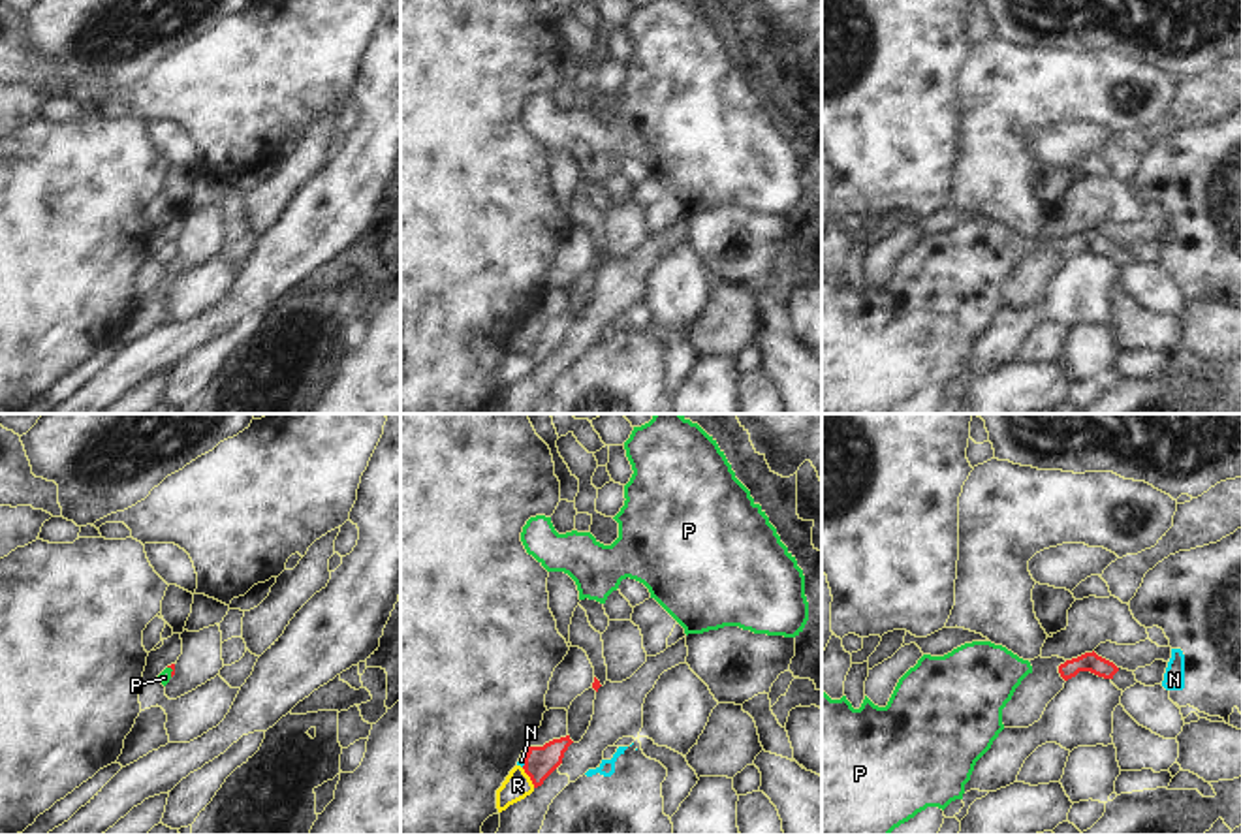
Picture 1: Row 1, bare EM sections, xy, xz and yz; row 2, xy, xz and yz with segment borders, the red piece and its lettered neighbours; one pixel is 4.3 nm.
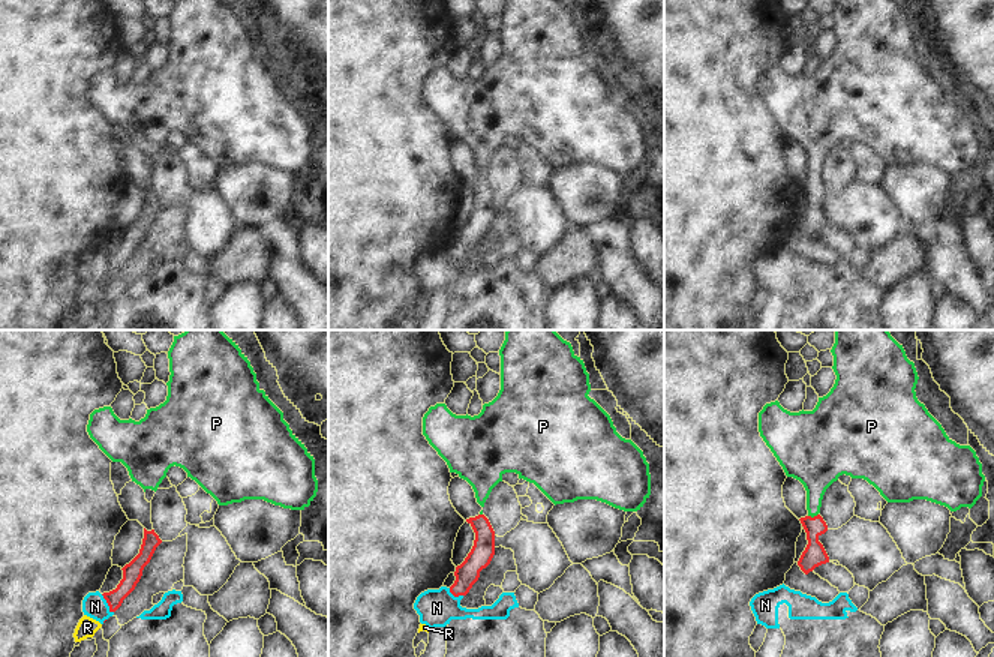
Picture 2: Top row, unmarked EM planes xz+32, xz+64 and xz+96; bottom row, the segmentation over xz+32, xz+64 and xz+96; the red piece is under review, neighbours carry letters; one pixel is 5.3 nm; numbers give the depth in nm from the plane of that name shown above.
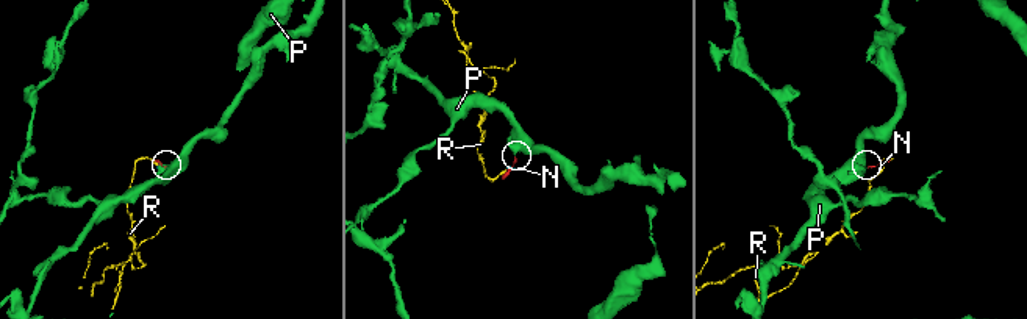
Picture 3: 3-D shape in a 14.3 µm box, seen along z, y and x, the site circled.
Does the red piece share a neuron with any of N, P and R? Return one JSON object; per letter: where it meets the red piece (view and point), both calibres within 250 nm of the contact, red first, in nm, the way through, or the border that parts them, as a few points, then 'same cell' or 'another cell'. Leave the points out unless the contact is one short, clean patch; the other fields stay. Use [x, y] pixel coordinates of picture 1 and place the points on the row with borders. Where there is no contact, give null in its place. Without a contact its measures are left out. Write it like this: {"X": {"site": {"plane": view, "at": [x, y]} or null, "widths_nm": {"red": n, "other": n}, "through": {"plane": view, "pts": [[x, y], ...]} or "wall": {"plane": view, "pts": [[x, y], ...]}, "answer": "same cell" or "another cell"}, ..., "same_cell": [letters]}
{"N": {"site": {"plane": "xz", "at": [525, 758]}, "widths_nm": {"red": 140, "other": 30}, "wall": {"plane": "xz", "pts": [[529, 749], [521, 766]]}, "answer": "another cell"}, "P": {"site": {"plane": "xy", "at": [172, 672]}, "widths_nm": {"red": 20, "other": 50}, "through": {"plane": "xy", "pts": [[172, 666], [172, 672], [164, 677]]}, "answer": "same cell"}, "R": {"site": {"plane": "xz", "at": [529, 775]}, "widths_nm": {"red": 140, "other": 120}, "wall": {"plane": "xz", "pts": [[521, 768], [534, 787]]}, "answer": "another cell"}, "same_cell": ["P"]}

